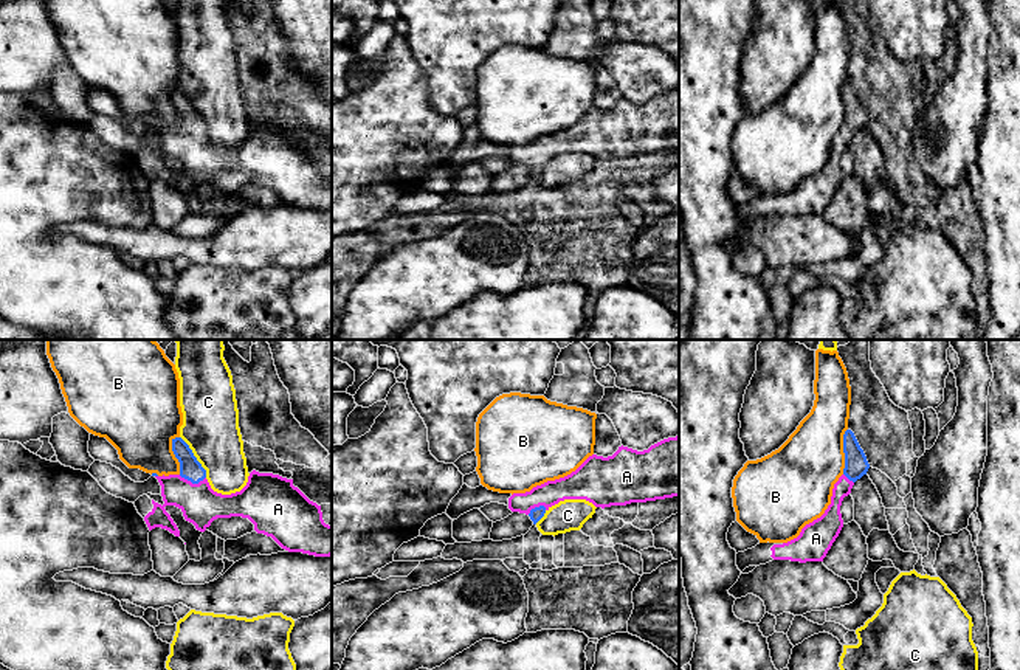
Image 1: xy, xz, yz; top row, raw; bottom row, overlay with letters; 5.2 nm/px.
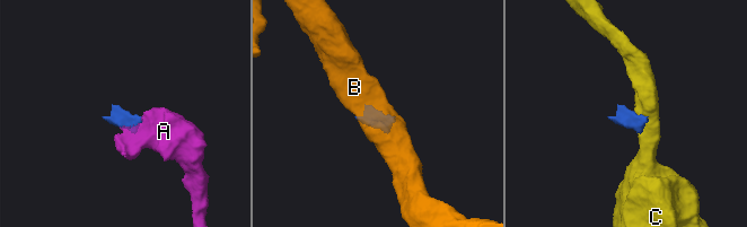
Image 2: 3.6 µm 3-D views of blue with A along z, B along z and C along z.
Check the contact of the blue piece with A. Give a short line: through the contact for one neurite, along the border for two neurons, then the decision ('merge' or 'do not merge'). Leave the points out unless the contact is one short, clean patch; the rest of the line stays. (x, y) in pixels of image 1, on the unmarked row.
line xy (191, 121), (192, 135), (192, 146), (200, 157); merge

